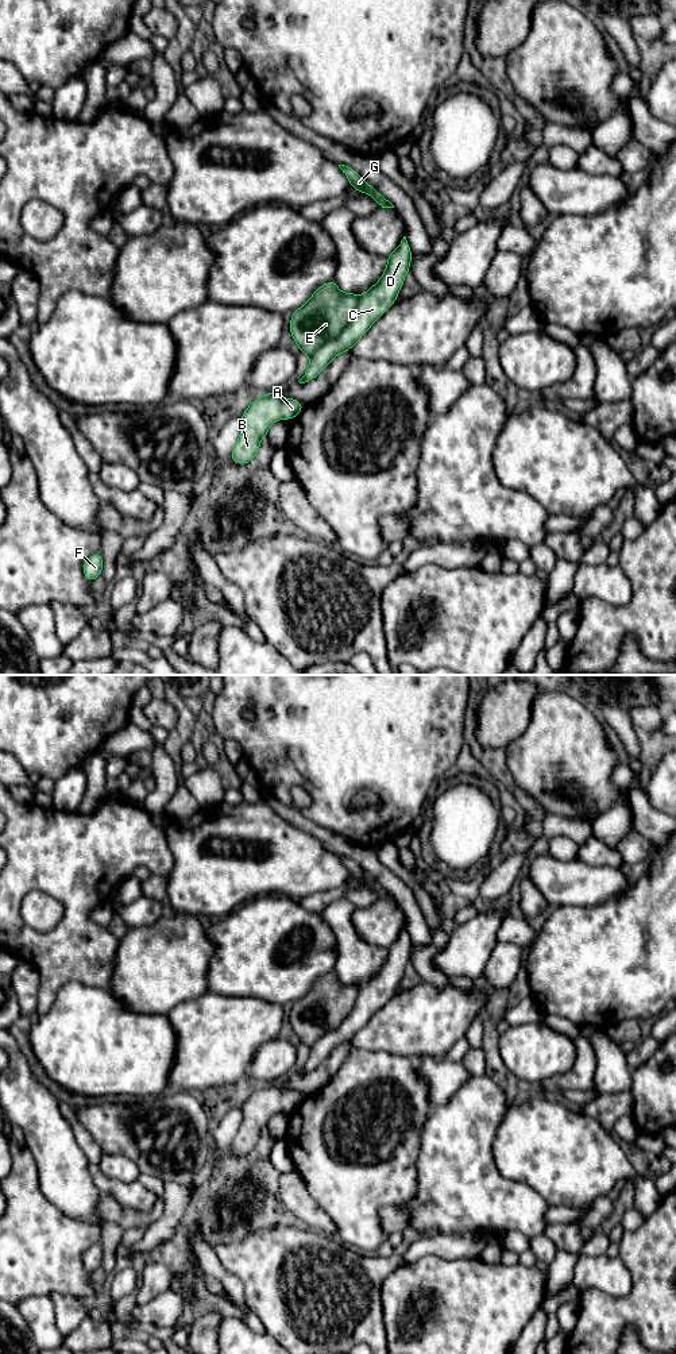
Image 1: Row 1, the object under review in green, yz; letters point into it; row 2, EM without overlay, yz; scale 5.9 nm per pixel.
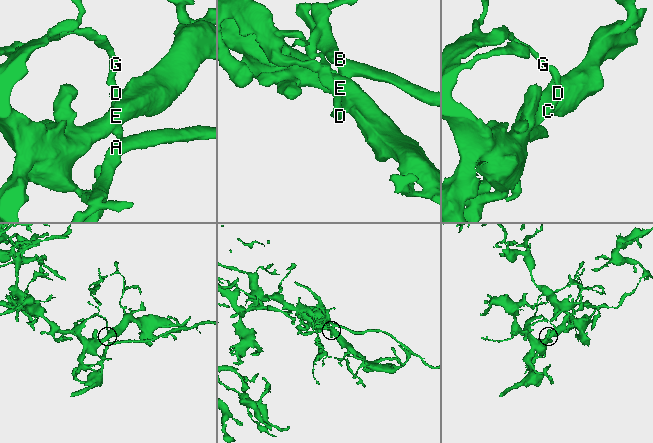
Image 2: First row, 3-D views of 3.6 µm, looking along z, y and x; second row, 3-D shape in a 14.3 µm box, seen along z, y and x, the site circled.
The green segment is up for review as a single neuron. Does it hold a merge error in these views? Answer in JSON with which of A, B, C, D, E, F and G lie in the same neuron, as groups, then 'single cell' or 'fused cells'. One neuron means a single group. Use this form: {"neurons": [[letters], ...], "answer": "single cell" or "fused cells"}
{"neurons": [["A", "B", "C", "D", "G"], ["E", "F"]], "answer": "fused cells"}

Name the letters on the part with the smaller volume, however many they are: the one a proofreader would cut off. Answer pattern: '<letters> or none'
A, B, C, D, G

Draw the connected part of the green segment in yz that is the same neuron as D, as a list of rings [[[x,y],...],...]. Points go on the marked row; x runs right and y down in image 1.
[[[403,236],[399,246],[387,256],[387,267],[381,279],[362,296],[354,317],[343,332],[314,352],[304,377],[298,381],[300,383],[314,379],[335,356],[349,351],[397,301],[405,275],[410,269],[412,258],[410,246]]]

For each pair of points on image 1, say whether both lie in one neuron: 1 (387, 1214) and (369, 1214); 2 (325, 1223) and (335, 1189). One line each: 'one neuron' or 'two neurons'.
1: two neurons
2: two neurons

